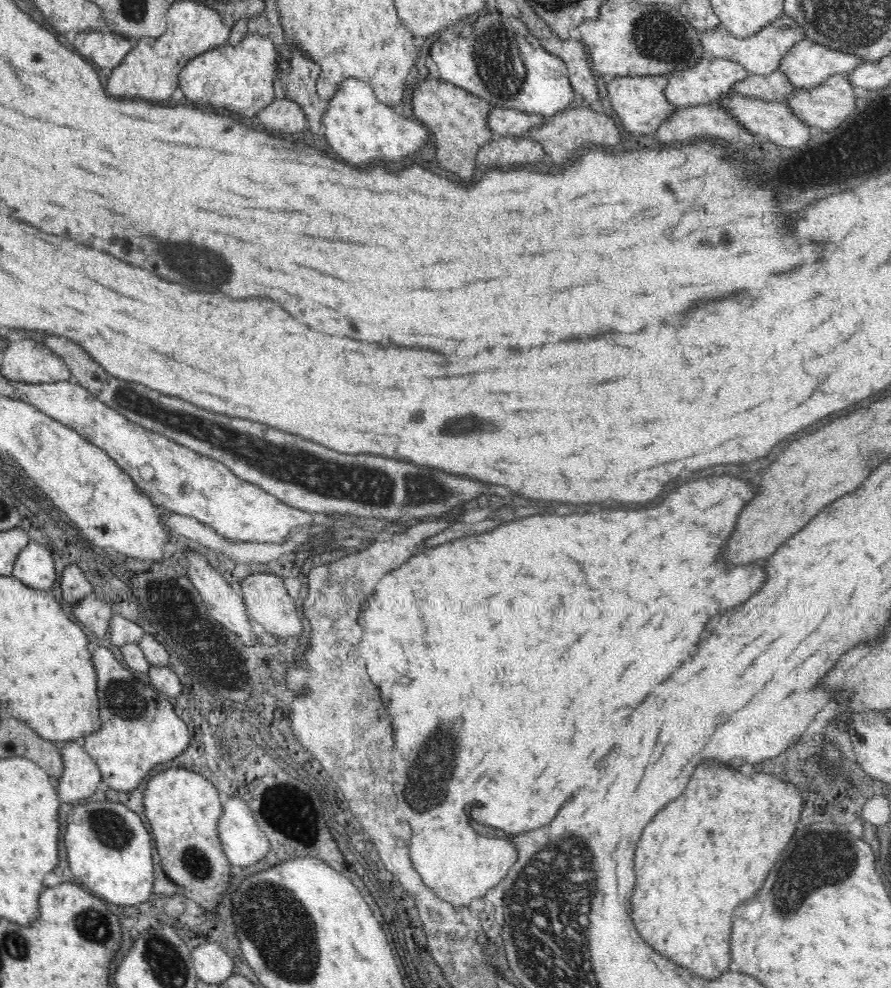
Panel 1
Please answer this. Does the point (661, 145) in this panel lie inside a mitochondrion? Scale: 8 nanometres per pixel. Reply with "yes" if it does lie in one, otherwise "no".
no

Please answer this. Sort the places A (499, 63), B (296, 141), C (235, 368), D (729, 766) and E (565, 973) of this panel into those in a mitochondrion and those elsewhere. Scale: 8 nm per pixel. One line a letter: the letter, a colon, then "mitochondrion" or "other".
A: mitochondrion
B: other
C: other
D: other
E: mitochondrion

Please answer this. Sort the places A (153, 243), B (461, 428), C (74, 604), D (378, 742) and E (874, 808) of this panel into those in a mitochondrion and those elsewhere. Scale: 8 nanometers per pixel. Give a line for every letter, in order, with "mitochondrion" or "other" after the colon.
A: mitochondrion
B: mitochondrion
C: other
D: other
E: other

